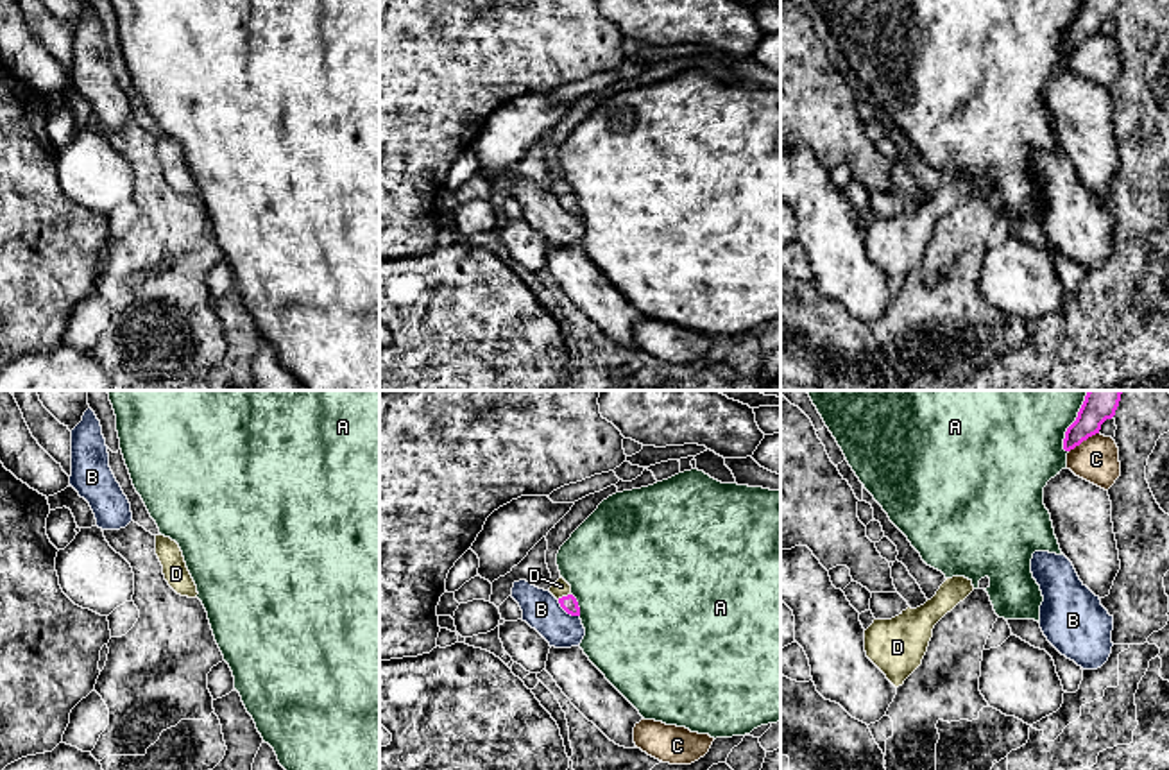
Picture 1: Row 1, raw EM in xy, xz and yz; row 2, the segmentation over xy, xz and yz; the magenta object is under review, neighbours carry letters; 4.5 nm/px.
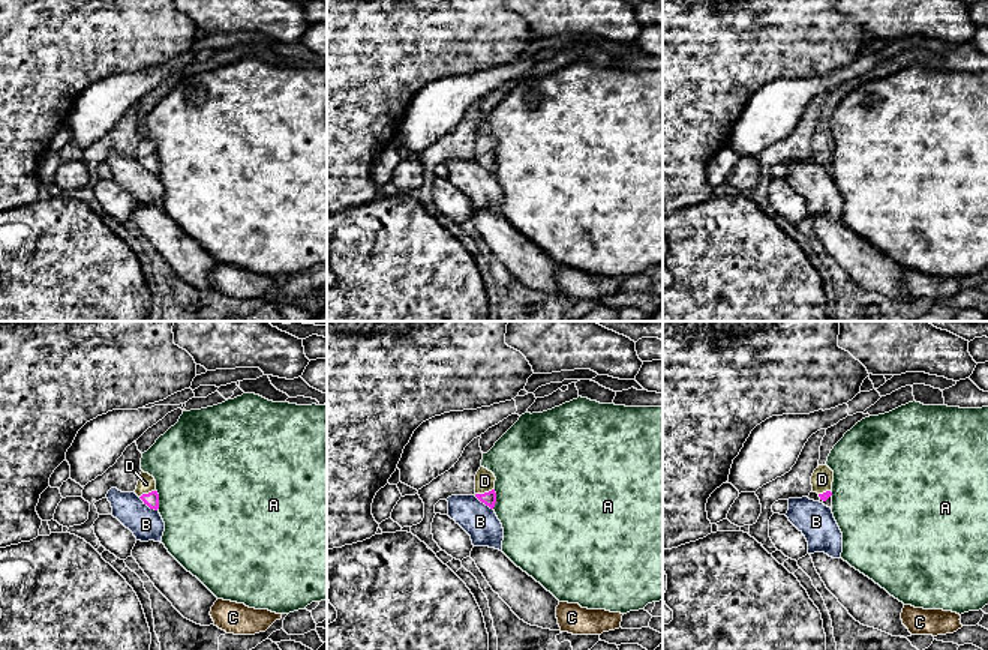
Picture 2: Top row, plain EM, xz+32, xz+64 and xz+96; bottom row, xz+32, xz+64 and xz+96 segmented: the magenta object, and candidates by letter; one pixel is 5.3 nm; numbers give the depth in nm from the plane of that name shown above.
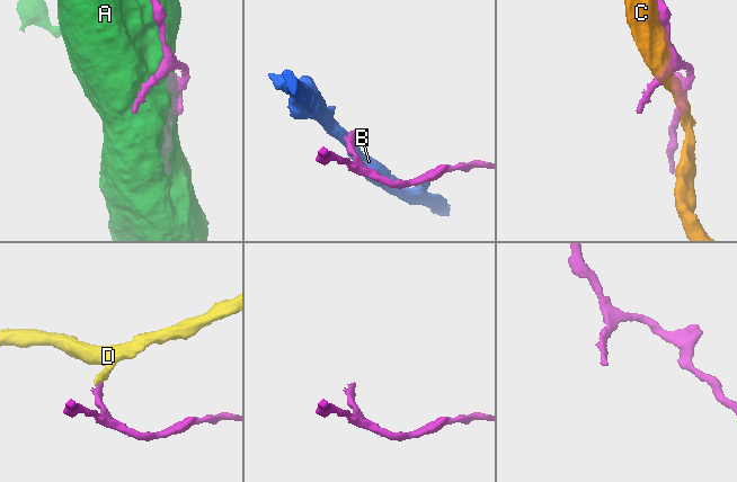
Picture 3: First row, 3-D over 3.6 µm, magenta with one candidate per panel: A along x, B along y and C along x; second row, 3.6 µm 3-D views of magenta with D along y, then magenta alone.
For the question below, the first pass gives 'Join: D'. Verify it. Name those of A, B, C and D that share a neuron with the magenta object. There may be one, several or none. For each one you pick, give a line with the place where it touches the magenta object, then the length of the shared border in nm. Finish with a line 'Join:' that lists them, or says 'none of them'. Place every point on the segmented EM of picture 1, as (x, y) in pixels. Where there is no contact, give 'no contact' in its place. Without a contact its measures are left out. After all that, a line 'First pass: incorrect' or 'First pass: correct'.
D: contact xz (563, 597); length 70 nm
Join: D
First pass: correct

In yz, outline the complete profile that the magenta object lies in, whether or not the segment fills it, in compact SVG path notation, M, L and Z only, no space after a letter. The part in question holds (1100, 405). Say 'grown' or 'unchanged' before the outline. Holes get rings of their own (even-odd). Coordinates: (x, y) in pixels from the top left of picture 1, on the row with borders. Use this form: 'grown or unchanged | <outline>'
unchanged | M1088 390L1076 421L1067 428L1063 449L1071 451L1099 433L1101 424L1115 415L1122 390Z

